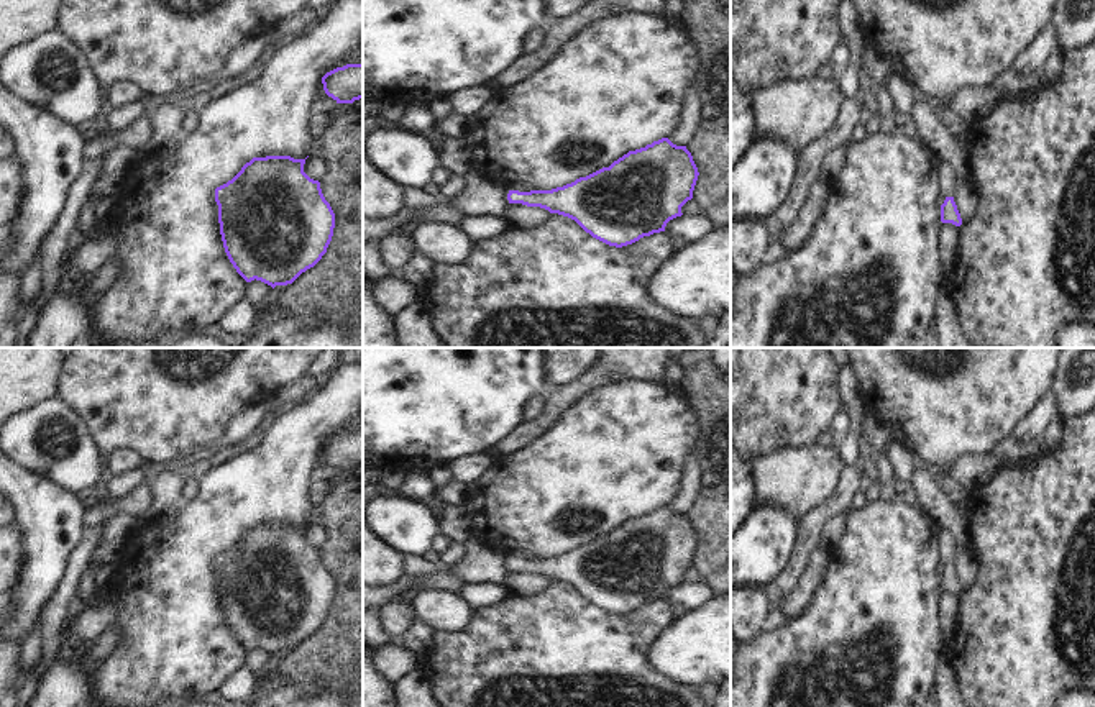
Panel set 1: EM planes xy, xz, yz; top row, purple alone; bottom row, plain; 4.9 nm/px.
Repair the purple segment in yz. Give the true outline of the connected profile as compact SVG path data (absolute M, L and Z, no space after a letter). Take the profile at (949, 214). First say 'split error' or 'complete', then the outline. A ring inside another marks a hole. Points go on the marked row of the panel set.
split error; M949 159L941 161L937 167L937 179L939 179L939 190L946 197L944 203L941 205L941 221L960 226L962 218L952 197L957 189L959 177L957 169Z

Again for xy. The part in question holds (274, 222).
complete; M291 156L253 157L231 180L215 189L225 253L246 282L256 279L273 289L292 284L327 253L335 213L320 182L304 172L304 164L305 159Z

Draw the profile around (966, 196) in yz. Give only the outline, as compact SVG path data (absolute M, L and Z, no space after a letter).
M967 177L957 179L957 189L952 197L962 221L965 221L977 210L978 202L978 192L974 180Z

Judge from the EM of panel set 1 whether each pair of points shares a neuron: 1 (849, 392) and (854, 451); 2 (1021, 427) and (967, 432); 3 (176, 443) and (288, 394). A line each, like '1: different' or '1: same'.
1: same
2: different
3: different

